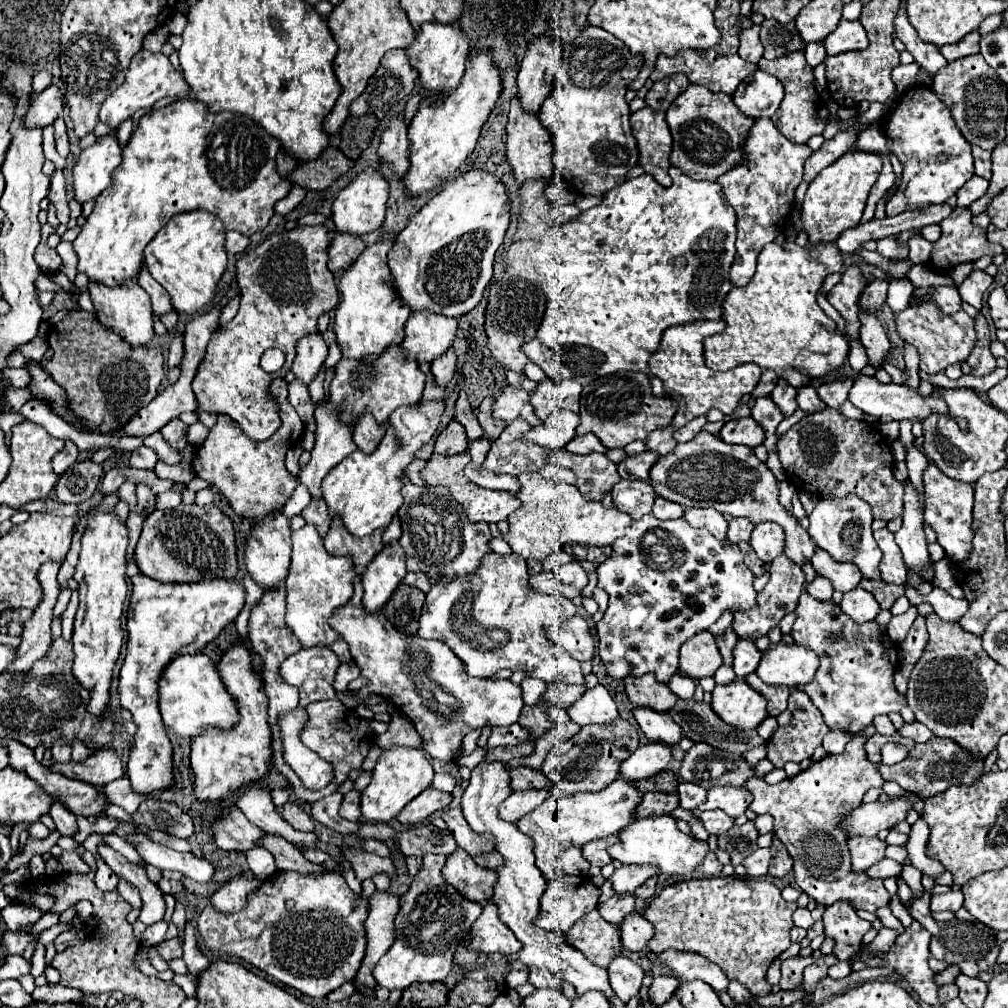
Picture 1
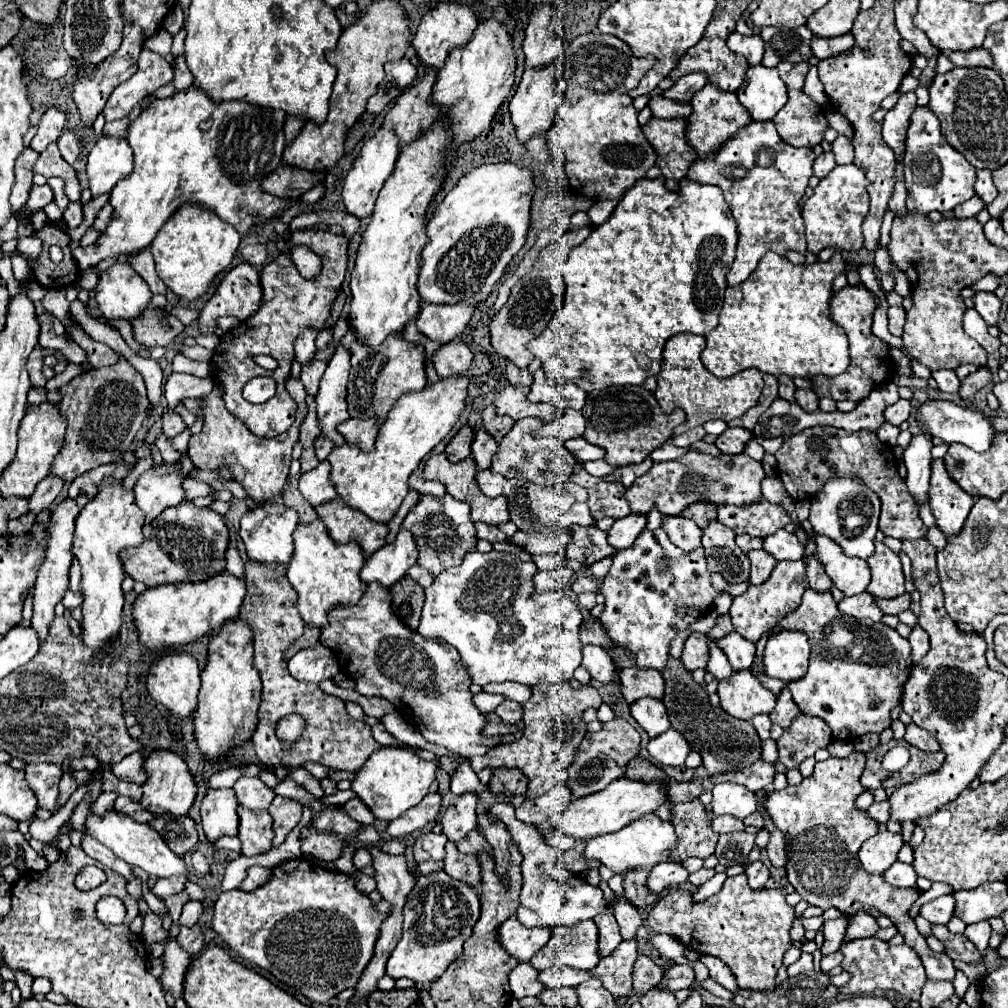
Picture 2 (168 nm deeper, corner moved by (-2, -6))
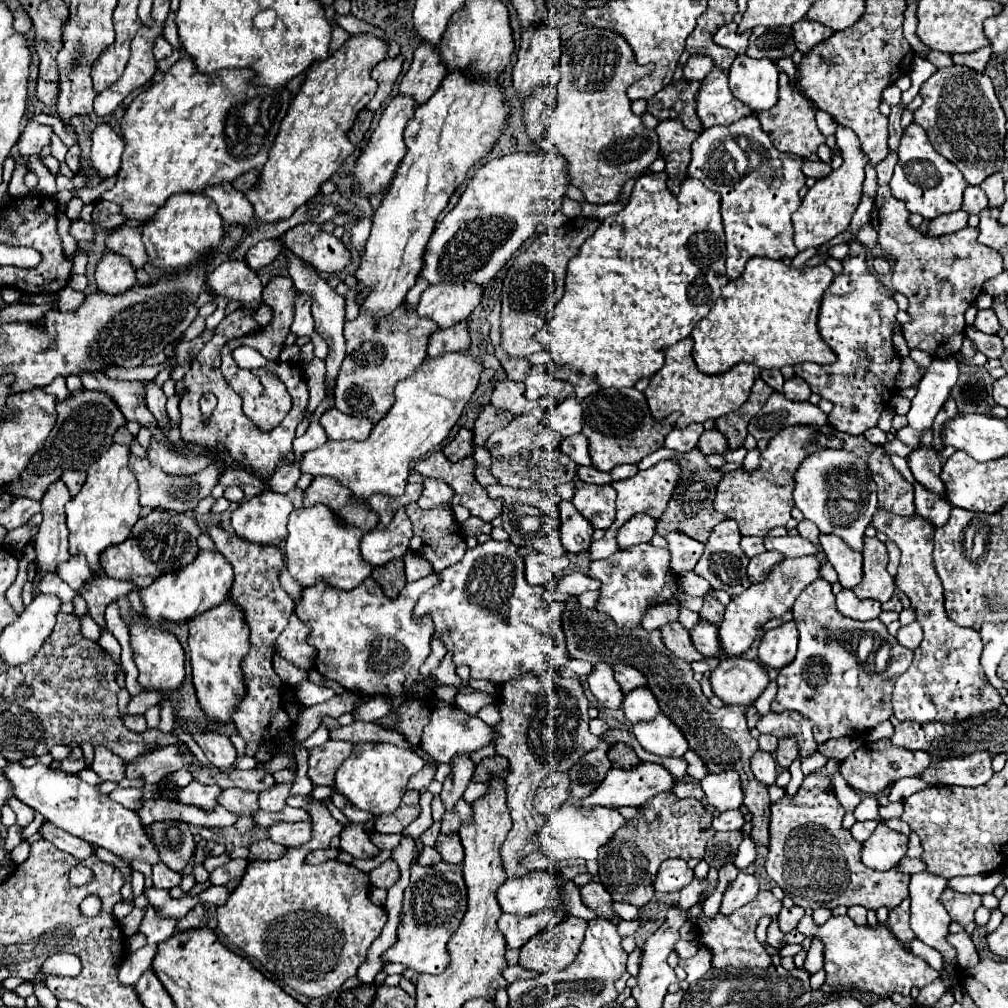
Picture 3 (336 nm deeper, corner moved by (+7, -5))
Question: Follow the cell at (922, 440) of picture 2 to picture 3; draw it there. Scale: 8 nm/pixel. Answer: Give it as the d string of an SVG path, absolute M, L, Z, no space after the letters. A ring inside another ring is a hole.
M935 359L919 383L919 391L913 397L911 411L907 413L909 423L897 431L897 439L909 445L913 451L919 449L923 431L931 429L931 423L943 403L949 399L951 387L959 377L957 359Z

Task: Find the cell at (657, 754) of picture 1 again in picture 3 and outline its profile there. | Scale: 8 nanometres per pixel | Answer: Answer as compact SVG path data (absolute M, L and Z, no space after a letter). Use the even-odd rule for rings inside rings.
M663 713L649 723L633 725L633 733L647 753L655 753L659 757L683 757L687 751L683 733Z

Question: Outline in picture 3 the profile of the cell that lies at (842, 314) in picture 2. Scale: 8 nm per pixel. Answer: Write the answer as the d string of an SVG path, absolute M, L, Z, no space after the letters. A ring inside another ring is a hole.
M857 241L849 243L849 253L843 259L843 273L833 279L833 283L823 293L821 311L819 311L819 333L827 341L827 345L837 353L837 361L833 365L819 365L813 362L804 362L795 365L795 375L801 375L811 387L813 393L817 393L823 399L829 399L835 407L829 413L831 427L849 433L849 435L861 435L867 429L877 425L877 419L885 405L889 405L889 399L895 391L895 377L899 373L901 357L895 351L891 343L891 323L895 321L897 303L893 301L891 293L875 279L875 275L865 265L865 247Z

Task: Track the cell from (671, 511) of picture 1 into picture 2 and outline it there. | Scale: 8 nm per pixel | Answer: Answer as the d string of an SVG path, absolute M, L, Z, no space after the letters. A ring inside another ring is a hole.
M664 516L664 530L668 538L684 552L694 552L702 548L702 530L692 524L692 520L684 520L682 516Z

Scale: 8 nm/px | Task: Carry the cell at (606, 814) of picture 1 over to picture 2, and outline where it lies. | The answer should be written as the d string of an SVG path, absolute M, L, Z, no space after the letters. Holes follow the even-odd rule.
M618 778L618 780L610 782L604 790L600 790L592 796L576 798L564 814L554 816L552 820L546 820L540 826L544 830L562 828L568 836L572 836L576 840L584 840L584 838L592 838L592 836L616 832L616 830L624 828L626 824L630 824L632 820L638 820L638 816L654 812L666 800L668 800L668 790L662 784L656 784L656 782L644 784L644 782L634 782L634 780L628 780L628 778Z

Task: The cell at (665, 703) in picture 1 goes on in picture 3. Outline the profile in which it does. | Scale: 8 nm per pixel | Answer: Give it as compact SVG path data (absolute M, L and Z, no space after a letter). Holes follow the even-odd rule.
M619 663L619 665L613 665L613 671L615 671L615 681L619 683L623 693L629 693L637 687L647 687L645 675L641 671L637 671L635 667L631 667L631 665Z

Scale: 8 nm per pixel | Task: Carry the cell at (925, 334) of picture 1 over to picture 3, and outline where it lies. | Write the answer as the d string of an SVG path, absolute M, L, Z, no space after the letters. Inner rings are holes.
M889 153L877 167L879 191L871 213L871 225L879 233L879 245L889 261L893 261L893 287L909 299L907 313L911 321L903 325L903 337L909 349L925 351L933 359L947 359L959 353L965 329L965 309L981 293L987 279L1003 271L999 251L977 243L977 227L963 227L951 235L927 237L909 223L909 211L889 193L889 181L897 155Z

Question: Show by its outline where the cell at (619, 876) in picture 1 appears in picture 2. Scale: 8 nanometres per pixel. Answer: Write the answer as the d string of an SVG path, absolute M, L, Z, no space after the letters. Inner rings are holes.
M660 862L648 876L648 888L660 894L664 888L676 888L688 880L688 870L680 862Z

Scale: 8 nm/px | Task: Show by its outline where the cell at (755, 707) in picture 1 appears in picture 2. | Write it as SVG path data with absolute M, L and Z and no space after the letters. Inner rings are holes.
M738 670L730 678L720 680L718 696L722 708L740 720L752 720L756 714L770 714L776 696L762 686L752 670Z

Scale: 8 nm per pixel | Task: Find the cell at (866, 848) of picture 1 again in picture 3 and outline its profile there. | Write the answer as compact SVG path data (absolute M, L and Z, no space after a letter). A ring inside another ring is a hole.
M877 825L873 835L863 843L861 861L865 867L875 871L893 869L907 851L907 837L889 829L887 825Z

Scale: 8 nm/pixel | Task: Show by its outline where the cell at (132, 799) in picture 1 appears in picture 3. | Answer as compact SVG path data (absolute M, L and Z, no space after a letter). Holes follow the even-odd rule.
M95 747L95 761L93 771L103 781L115 781L119 783L125 777L125 761L113 755L107 747Z

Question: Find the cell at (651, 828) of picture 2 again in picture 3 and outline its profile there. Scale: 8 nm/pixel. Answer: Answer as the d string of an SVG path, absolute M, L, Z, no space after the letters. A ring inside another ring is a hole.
M579 799L565 801L557 813L547 815L545 827L539 831L539 849L543 849L553 861L597 859L599 847L603 847L603 843L609 843L611 835L615 835L615 831L627 827L629 823L629 819L625 819L617 809L595 807L589 813L581 813L577 807L579 807Z

